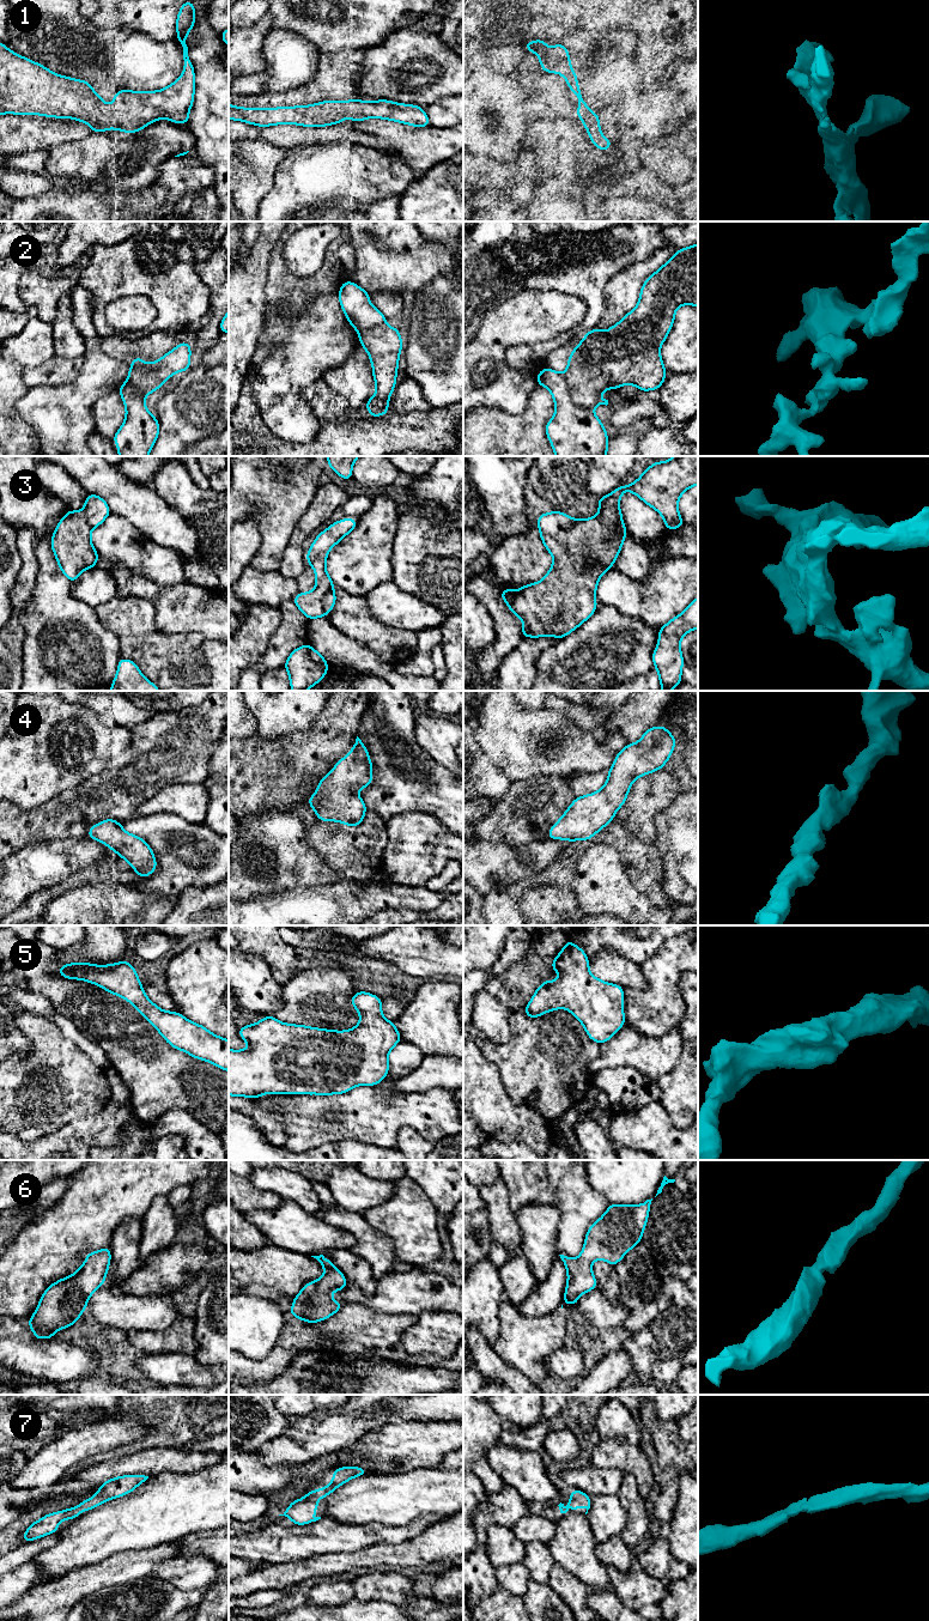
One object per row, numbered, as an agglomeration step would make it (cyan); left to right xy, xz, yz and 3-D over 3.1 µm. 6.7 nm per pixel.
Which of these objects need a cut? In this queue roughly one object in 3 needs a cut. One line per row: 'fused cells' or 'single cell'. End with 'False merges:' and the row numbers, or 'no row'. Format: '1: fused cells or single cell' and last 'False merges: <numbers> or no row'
1: single cell
2: fused cells
3: fused cells
4: single cell
5: single cell
6: single cell
7: single cell
False merges: 2, 3

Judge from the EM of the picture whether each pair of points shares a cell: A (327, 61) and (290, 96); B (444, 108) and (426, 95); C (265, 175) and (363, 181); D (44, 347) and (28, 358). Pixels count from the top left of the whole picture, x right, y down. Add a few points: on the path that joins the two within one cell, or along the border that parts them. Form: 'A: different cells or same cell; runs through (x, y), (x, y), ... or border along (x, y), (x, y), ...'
A: same cell; runs through (327, 73), (307, 95), (302, 95)
B: different cells; border along (450, 95), (423, 108)
C: different cells; border along (287, 150), (275, 171), (272, 189), (261, 200)
D: same cell; runs through (41, 347), (31, 354)

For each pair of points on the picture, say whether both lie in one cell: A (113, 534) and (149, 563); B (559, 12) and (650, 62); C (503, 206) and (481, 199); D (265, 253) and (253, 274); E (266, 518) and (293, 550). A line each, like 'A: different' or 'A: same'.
A: same
B: same
C: same
D: same
E: different

